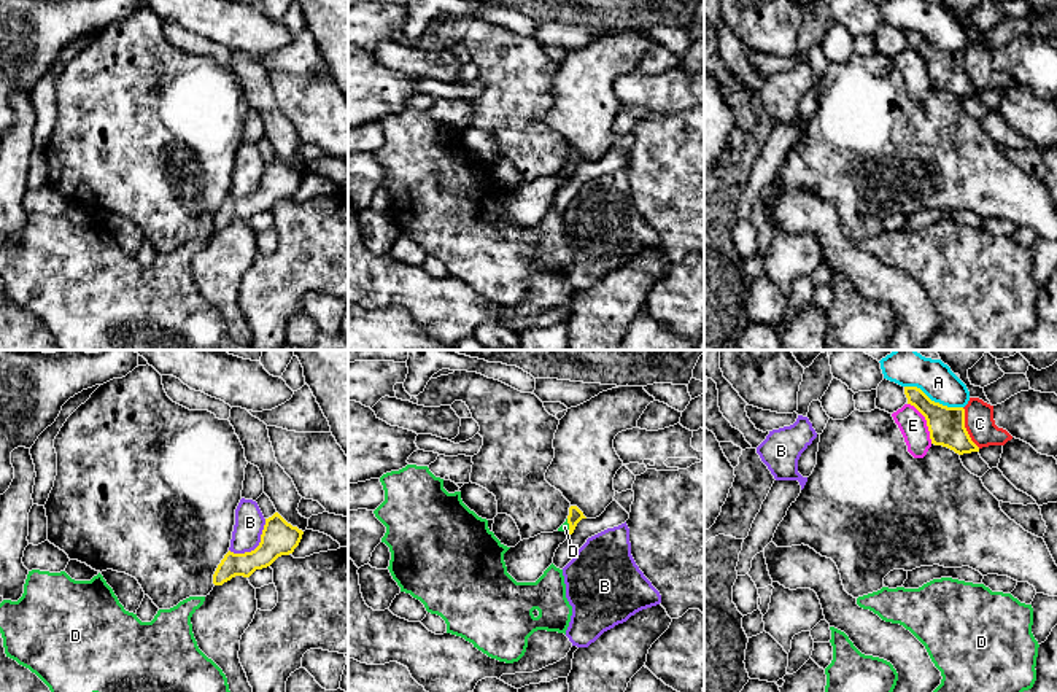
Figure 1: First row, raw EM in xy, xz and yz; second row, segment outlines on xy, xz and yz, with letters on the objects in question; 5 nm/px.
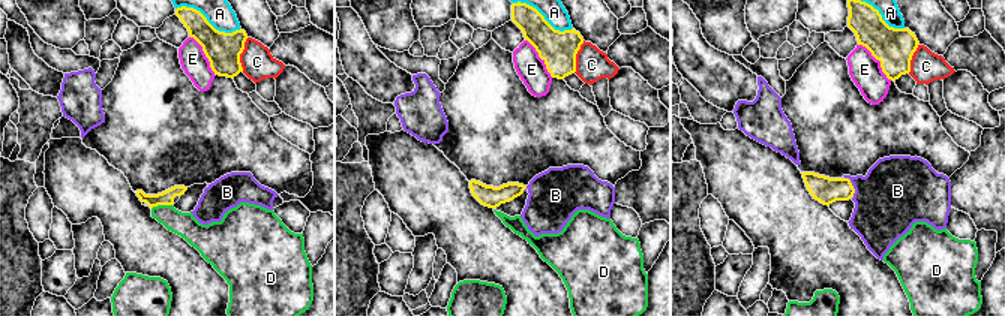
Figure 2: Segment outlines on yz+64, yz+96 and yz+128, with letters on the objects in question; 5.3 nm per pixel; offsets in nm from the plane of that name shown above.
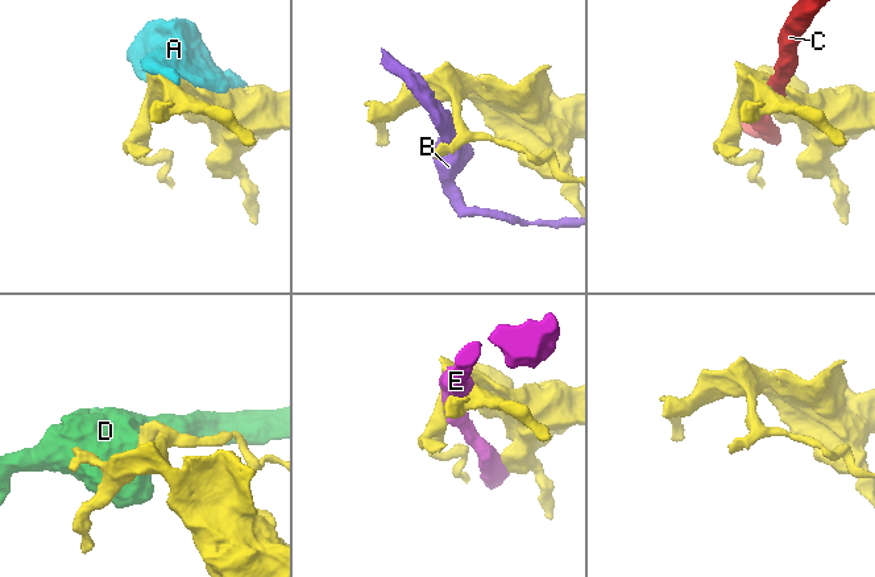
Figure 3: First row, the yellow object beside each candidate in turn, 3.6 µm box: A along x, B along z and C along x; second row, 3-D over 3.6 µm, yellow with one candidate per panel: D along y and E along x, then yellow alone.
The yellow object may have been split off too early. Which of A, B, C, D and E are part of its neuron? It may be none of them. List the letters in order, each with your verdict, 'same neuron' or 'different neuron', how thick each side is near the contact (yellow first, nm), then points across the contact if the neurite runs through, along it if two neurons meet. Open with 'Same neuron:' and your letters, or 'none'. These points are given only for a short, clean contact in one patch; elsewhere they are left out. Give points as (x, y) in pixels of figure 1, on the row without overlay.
Same neuron: none
A: different neuron; 190 nm thick on the yellow side, 180 nm on the other
B: different neuron; 180 nm thick on the yellow side, 150 nm on the other
C: different neuron; 190 nm thick on the yellow side, 150 nm on the other
D: different neuron; 70 nm thick on the yellow side, 50 nm on the other; border along xz (566, 163), (569, 175)
E: different neuron; 190 nm thick on the yellow side, 140 nm on the other

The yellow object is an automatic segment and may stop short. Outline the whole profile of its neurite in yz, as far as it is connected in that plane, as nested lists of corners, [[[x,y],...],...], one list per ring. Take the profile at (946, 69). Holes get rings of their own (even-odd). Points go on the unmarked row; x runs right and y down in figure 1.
[[[904,30],[904,38],[908,48],[925,60],[931,87],[947,91],[958,99],[979,95],[965,72],[963,51],[935,46],[917,30]]]

